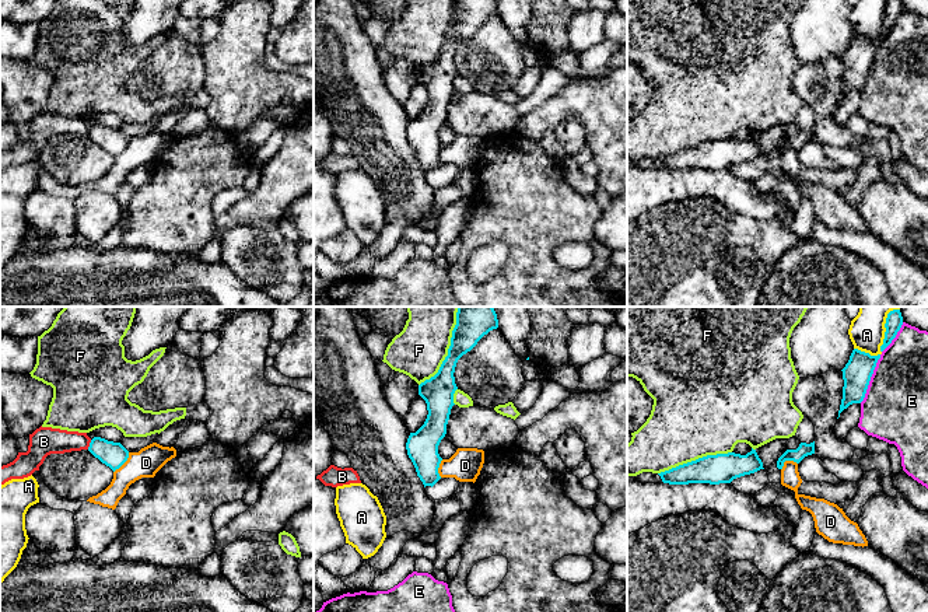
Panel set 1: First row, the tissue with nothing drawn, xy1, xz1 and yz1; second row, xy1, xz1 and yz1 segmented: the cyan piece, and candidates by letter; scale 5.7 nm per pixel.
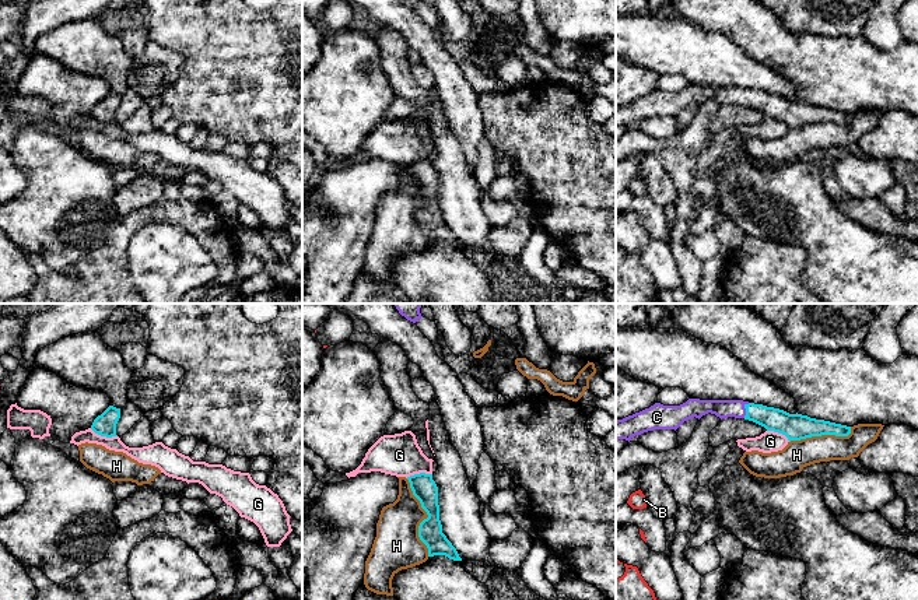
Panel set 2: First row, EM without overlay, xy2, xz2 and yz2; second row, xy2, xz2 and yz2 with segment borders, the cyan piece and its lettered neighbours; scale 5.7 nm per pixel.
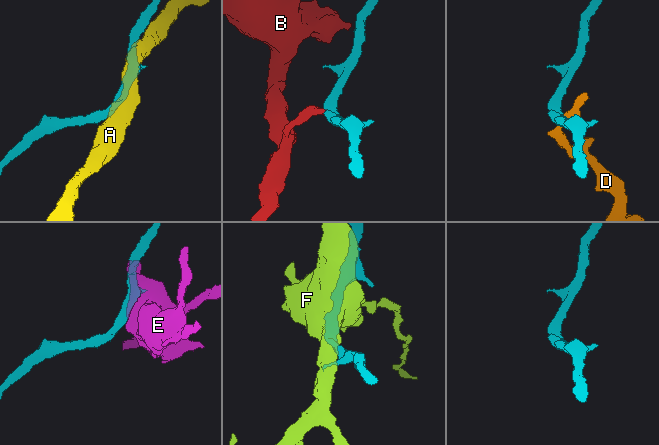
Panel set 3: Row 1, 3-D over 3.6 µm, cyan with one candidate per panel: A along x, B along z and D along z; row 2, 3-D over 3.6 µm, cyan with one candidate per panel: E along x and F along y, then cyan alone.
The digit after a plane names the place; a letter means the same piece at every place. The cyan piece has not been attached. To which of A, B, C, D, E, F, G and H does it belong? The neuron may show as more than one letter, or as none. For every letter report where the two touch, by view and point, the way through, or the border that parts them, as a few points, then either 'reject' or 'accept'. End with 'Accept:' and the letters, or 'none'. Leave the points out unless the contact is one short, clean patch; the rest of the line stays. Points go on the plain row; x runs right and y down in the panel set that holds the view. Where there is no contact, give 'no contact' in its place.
A: meets cyan in yz1 at (881, 32); reject
B: meets cyan in xy1 at (90, 130); border along xy1 (91, 126), (87, 135); reject
C: meets cyan in yz2 at (746, 97); runs through yz2 (771, 105), (746, 97), (722, 95); accept
D: meets cyan in xy1 at (123, 149); border along xy1 (129, 139), (129, 143), (114, 158); reject
E: meets cyan in yz1 at (869, 65); reject
F: meets cyan in xz1 at (448, 38); reject
G: meets cyan in xy2 at (104, 122); border along xy2 (90, 115), (101, 122), (116, 123); reject
H: meets cyan in xz2 at (427, 204); border along xz2 (406, 165), (427, 202), (419, 225), (428, 242); reject
Accept: C

